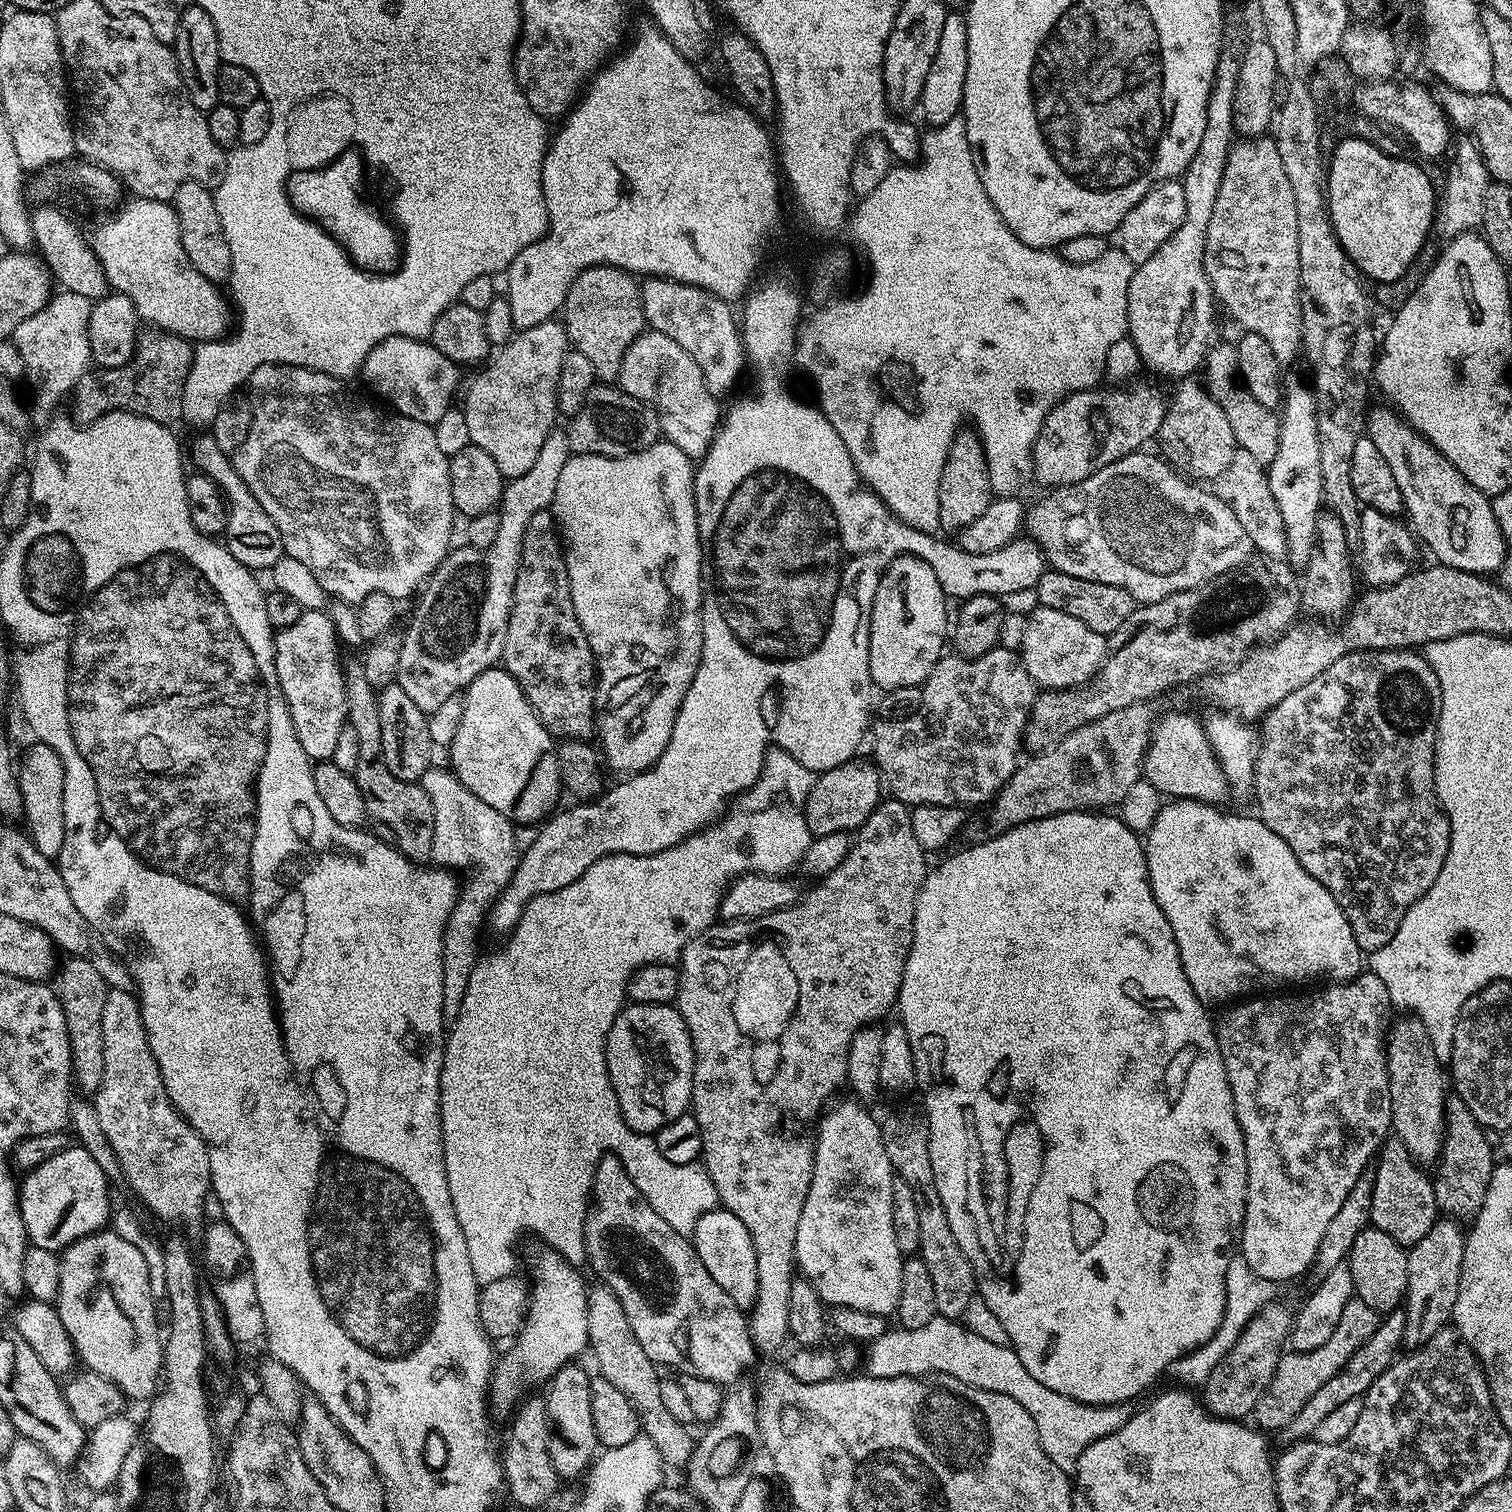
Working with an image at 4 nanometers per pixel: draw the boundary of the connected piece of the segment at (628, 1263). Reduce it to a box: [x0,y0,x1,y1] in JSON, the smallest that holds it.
[584,1154,758,1386]

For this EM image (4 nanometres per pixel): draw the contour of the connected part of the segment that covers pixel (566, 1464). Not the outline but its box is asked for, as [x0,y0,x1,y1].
[544,1362,598,1482]

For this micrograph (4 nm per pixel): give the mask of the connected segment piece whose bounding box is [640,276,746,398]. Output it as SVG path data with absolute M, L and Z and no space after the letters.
M649 276L640 284L642 310L647 327L653 332L674 338L702 370L710 394L718 398L728 392L740 380L746 369L742 328L732 317L733 305L727 300L710 294L704 288L693 284L683 284L677 280L665 280L659 276Z

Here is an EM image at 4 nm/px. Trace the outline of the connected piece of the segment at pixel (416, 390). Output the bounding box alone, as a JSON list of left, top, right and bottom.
[362,336,461,425]

